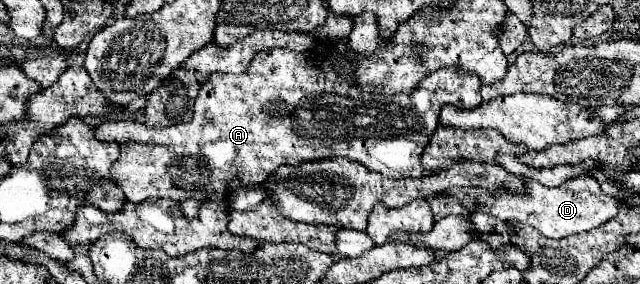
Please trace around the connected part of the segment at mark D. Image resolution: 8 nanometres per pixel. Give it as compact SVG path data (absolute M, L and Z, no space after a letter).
M579 176L559 188L547 188L533 180L525 180L525 186L527 194L523 196L513 196L507 190L499 190L497 194L487 194L483 190L451 190L451 196L455 196L469 212L481 210L505 222L515 220L521 224L529 224L537 228L543 236L553 240L593 230L603 222L615 218L615 214L619 212L619 200L607 196L593 176Z

